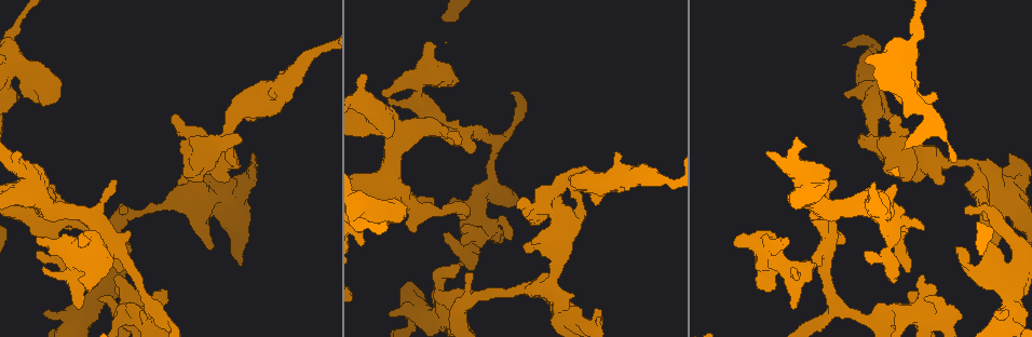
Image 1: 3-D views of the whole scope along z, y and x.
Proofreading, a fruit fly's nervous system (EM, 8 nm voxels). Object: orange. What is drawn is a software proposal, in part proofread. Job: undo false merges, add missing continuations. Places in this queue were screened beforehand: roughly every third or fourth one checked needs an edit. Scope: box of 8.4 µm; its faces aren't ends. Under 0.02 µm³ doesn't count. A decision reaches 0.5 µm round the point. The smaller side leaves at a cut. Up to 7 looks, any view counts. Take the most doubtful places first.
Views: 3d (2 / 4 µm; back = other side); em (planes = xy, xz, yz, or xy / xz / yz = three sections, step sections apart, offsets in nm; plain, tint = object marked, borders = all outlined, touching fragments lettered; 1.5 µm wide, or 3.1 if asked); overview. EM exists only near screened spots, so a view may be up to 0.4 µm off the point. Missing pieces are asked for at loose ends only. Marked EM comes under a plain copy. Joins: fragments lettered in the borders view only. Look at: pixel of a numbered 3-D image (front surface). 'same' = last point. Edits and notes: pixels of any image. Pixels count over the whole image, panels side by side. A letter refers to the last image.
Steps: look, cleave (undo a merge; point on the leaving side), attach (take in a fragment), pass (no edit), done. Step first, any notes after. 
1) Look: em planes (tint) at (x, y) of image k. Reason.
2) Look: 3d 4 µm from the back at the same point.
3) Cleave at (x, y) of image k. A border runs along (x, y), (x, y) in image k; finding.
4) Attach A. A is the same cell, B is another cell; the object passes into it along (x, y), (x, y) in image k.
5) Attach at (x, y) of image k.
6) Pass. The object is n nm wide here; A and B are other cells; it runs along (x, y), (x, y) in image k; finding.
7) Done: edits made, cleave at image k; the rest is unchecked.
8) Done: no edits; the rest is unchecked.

Look: em xy step 4 (borders) at (735, 243) of image 1. Branch stops here.

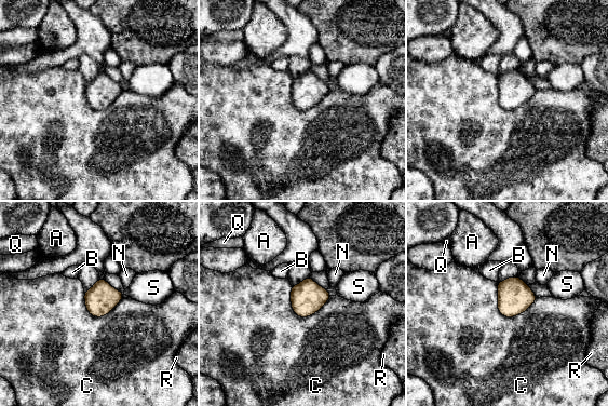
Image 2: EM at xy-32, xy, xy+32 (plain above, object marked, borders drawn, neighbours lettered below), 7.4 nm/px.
Look: em planes (borders) at the same point.

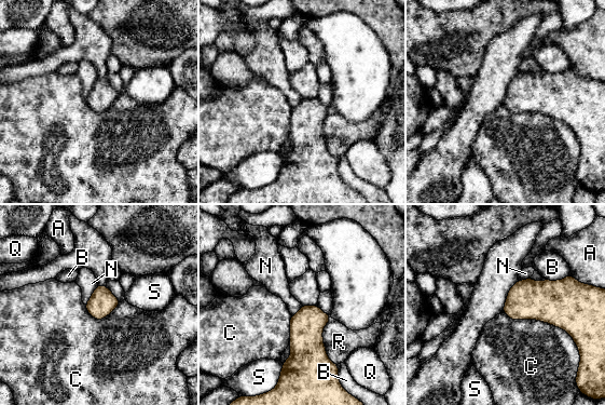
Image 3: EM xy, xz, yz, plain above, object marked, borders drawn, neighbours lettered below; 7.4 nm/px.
Pass. A, B, C, N, Q, R and S are other cells; a border runs along (503, 311), (562, 327), (575, 343) in image 3; no lettered fragment goes on from it.

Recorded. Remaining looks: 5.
Look: em yz step 8 (borders) at (795, 307) of image 1. Thick end.

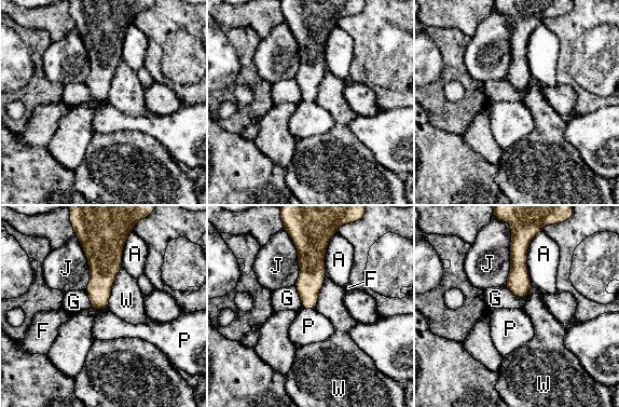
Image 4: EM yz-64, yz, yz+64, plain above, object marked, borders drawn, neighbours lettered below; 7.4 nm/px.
Pass. The longest contact is with J, 400 nm; A, F, G, J, P and W are other cells; a border runs along (302, 307), (315, 309) in image 4; none of them fits.

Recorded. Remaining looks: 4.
Look: em planes (borders) at (767, 154) of image 1. Thick end.

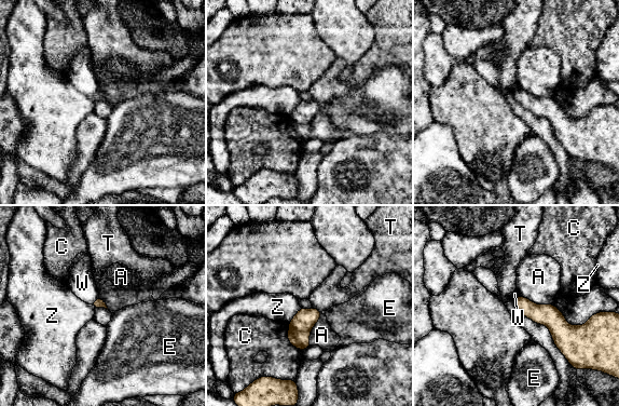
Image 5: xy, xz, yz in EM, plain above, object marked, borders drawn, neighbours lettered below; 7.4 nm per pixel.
Pass. A, C, E, T, W and Z are other cells; a border runs along (301, 308), (288, 323) in image 5; none of them fits.

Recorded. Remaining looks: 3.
Done: no edits; the rest is unchecked.

